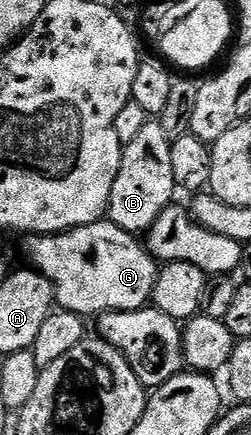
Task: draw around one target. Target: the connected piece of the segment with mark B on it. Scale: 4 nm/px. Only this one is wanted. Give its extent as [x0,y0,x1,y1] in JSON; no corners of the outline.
[108,123,175,235]

